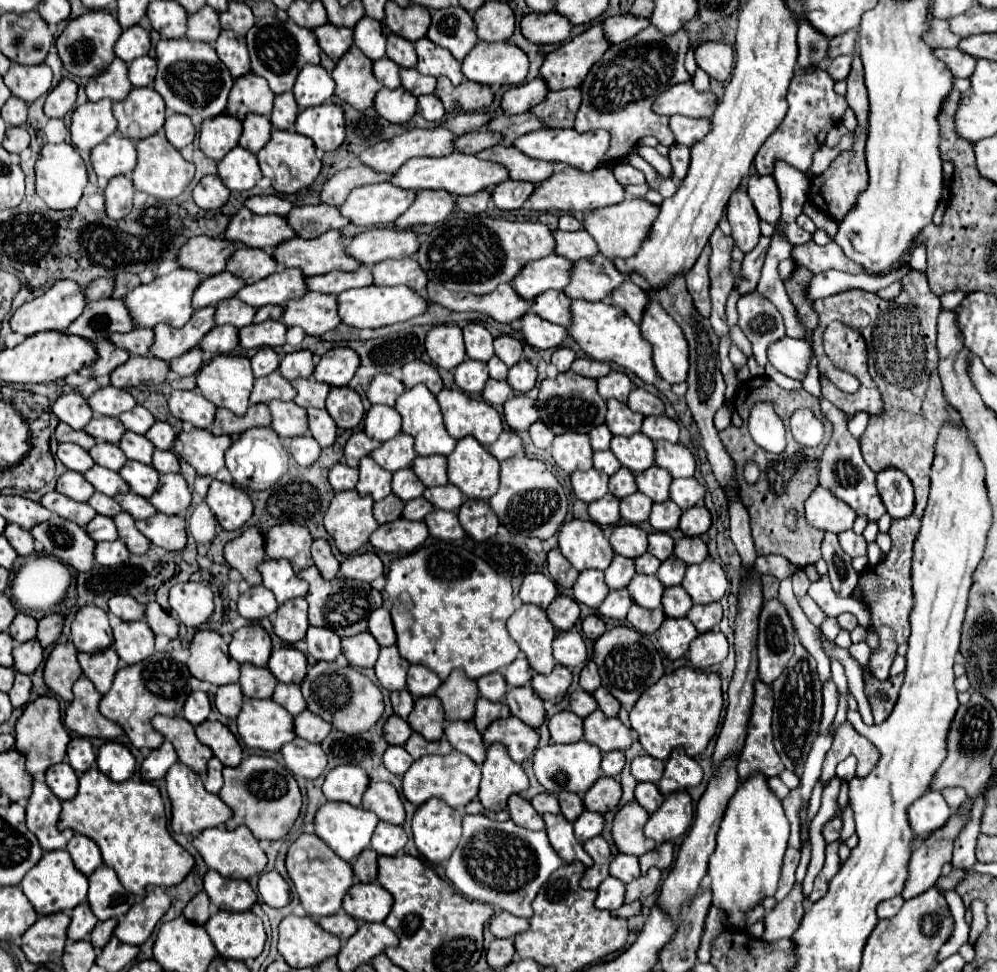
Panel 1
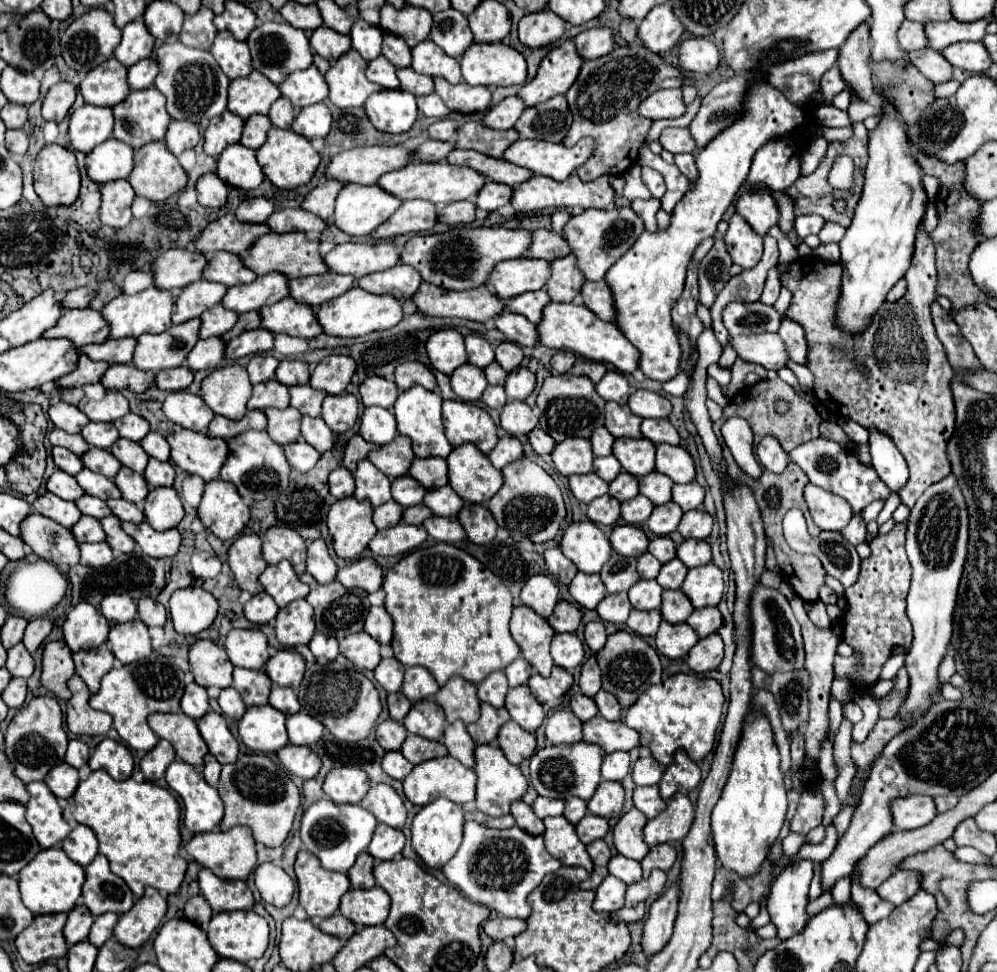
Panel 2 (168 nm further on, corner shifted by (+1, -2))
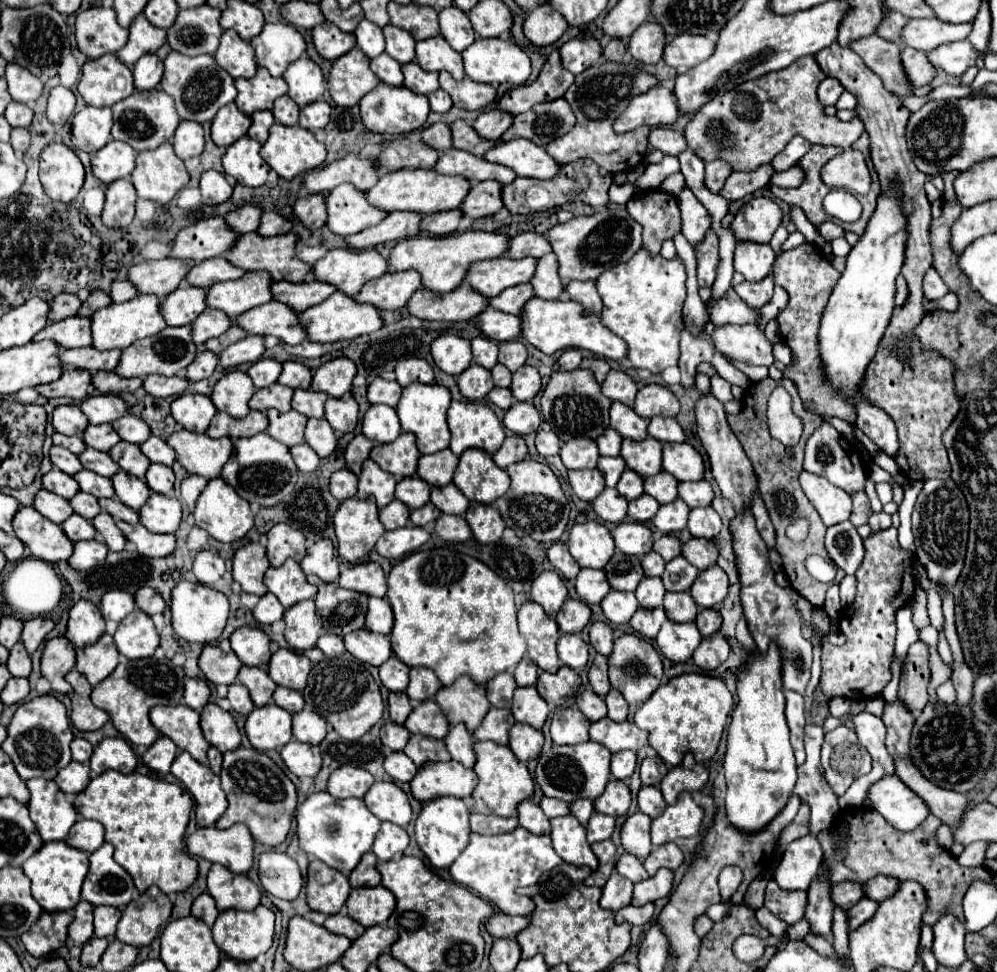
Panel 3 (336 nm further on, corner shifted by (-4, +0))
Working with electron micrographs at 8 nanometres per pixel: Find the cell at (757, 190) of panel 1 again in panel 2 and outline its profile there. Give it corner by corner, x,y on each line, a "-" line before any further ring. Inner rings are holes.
744,191
736,201
736,213
746,219
746,223
760,235
778,223
778,205
770,191

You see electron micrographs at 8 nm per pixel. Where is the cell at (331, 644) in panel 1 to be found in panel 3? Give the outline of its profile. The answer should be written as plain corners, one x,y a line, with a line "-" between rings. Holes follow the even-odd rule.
323,633
317,639
317,647
323,651
325,657
339,657
345,651
343,639
339,635
331,635
331,633

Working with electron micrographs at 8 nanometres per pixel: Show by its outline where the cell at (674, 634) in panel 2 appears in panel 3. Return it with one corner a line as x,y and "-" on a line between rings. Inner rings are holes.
667,619
655,641
667,659
679,663
687,661
693,655
701,639
703,637
695,623
673,623

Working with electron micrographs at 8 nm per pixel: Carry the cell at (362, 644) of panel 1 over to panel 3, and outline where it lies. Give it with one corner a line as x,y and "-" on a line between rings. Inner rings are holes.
367,629
353,631
343,637
345,649
363,663
381,667
391,657
391,645
387,635
377,635

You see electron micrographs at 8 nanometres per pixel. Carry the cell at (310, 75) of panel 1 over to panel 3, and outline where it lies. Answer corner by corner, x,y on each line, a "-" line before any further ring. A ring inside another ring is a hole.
301,57
295,63
291,63
291,67
287,67
287,71
283,73
283,79
289,85
289,97
299,107
321,99
325,93
323,71
309,57

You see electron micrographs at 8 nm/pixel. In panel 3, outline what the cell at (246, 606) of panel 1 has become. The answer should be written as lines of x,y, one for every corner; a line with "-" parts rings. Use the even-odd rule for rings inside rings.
265,593
261,599
259,599
259,603
255,605
255,609
253,609
253,617
255,617
255,621
259,623
259,625
271,625
271,623
275,623
275,621
279,621
281,617
283,617
283,607
281,607
281,603
275,599
275,595
271,595
271,593

